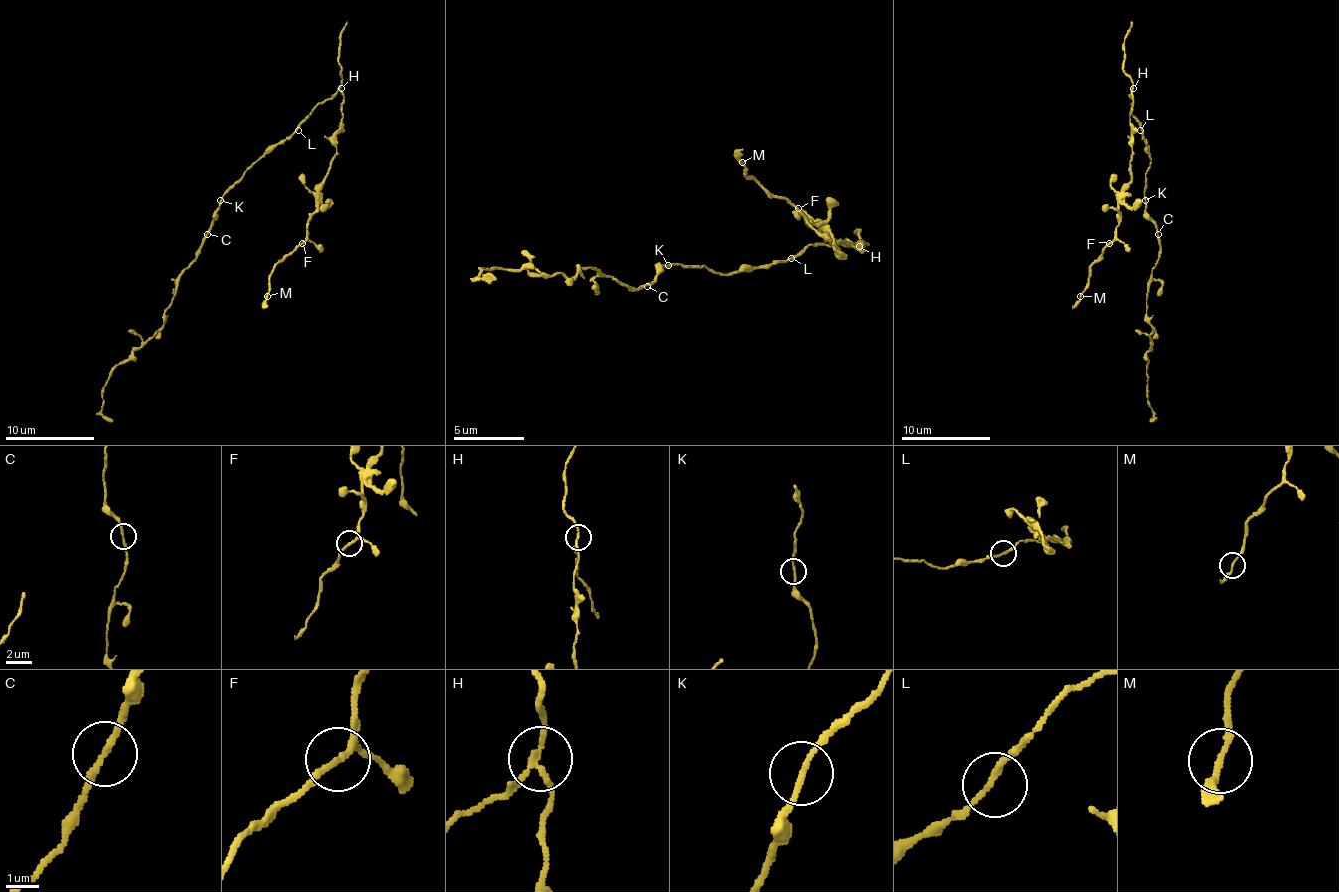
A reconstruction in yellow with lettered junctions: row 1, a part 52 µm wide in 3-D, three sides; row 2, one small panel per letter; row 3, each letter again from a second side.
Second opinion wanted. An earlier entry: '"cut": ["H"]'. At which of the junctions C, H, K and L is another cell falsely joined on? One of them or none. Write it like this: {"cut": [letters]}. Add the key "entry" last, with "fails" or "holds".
{"cut": ["H"], "entry": "holds"}

